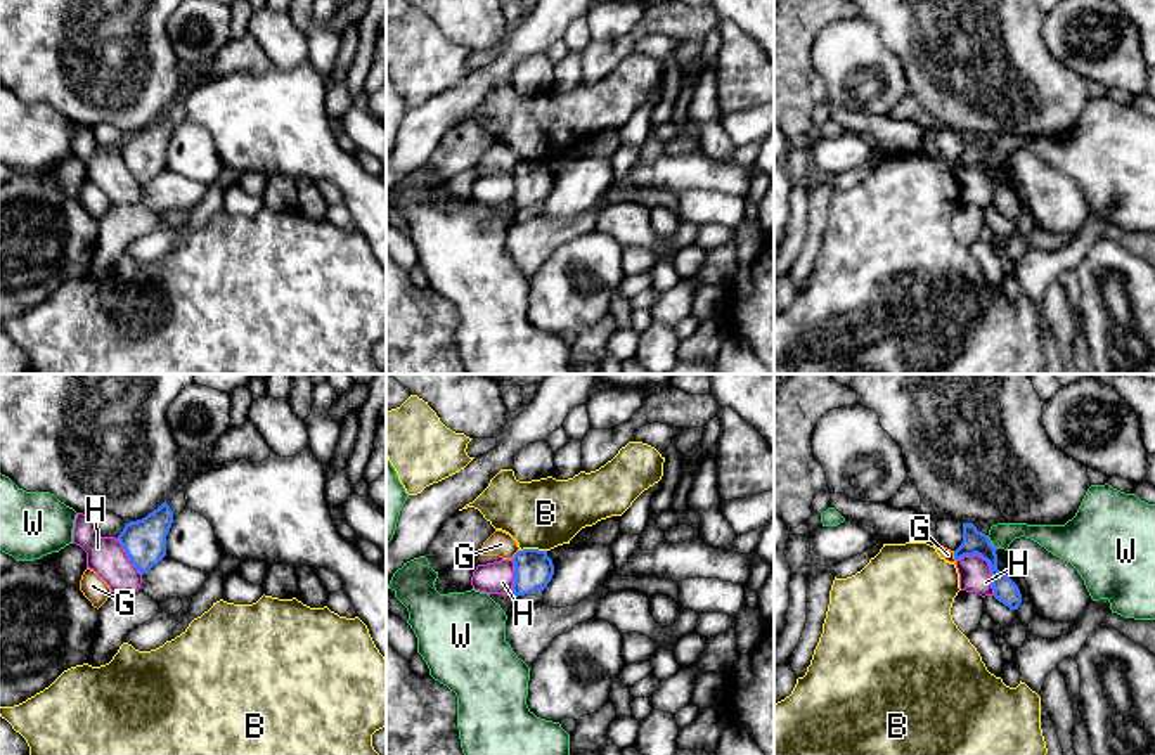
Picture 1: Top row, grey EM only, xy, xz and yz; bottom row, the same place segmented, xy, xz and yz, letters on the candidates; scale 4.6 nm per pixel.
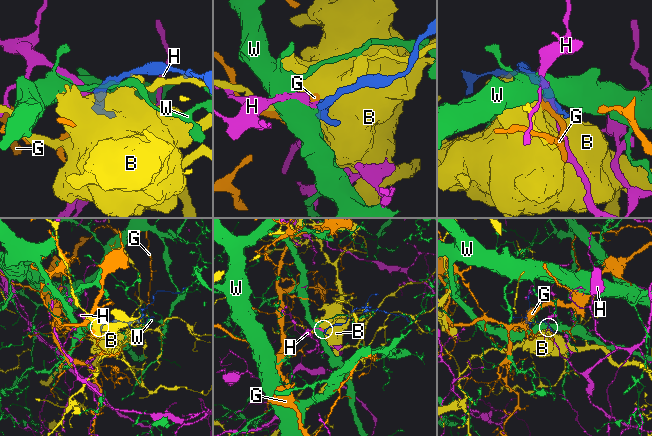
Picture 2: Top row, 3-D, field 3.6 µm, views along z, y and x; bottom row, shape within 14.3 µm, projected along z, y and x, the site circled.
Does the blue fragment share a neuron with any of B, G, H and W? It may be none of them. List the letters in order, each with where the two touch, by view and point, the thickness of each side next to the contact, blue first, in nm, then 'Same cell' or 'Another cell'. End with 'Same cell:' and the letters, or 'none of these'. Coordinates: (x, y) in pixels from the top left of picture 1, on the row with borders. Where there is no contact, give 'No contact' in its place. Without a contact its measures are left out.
B: Touches blue at xz (532, 549). Thickness 180 nm (blue) against 320 nm. Another cell
G: Touches blue at yz (954, 556). Thickness 110 nm (blue) against 60 nm. Another cell
H: Touches blue at yz (987, 561). Thickness 110 nm (blue) against 140 nm. Another cell
W: Touches blue at yz (989, 542). Thickness 110 nm (blue) against 110 nm. Another cell
Same cell: none of these

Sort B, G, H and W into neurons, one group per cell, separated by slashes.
B / G / H / W

